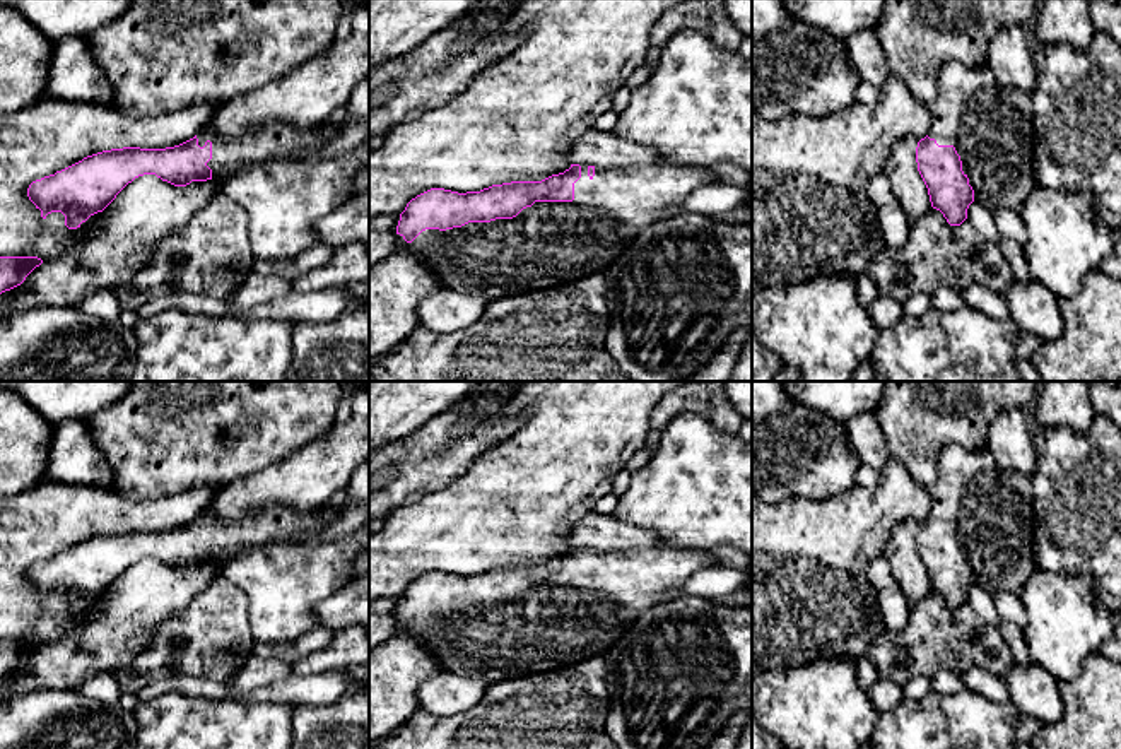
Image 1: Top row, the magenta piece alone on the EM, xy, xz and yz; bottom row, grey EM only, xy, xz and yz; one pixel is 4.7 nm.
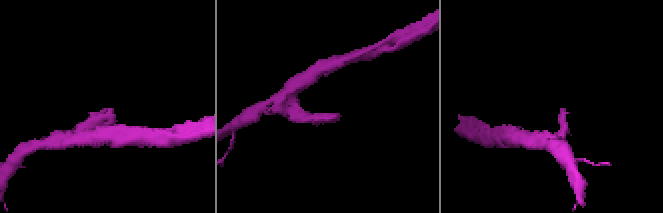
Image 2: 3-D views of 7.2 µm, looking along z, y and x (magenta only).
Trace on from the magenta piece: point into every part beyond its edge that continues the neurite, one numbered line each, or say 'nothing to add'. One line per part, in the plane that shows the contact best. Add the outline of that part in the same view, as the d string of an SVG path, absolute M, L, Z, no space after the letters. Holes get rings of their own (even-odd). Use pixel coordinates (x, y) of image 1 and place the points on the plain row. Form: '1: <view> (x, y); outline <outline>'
1: xz (547, 628); outline M665 546L644 547L622 552L595 551L588 559L588 549L581 547L581 561L574 566L572 585L535 585L513 602L490 605L468 605L446 614L426 612L412 626L396 617L396 633L410 633L419 638L441 662L443 672L465 677L484 677L496 684L506 679L528 677L545 672L557 672L564 667L579 665L584 660L603 657L634 624L641 612L656 604L665 604L665 595L680 590L685 581L704 568L714 564L709 552L692 549L672 549Z

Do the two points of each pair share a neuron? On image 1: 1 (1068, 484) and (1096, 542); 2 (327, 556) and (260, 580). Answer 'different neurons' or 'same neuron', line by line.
1: same neuron
2: same neuron

